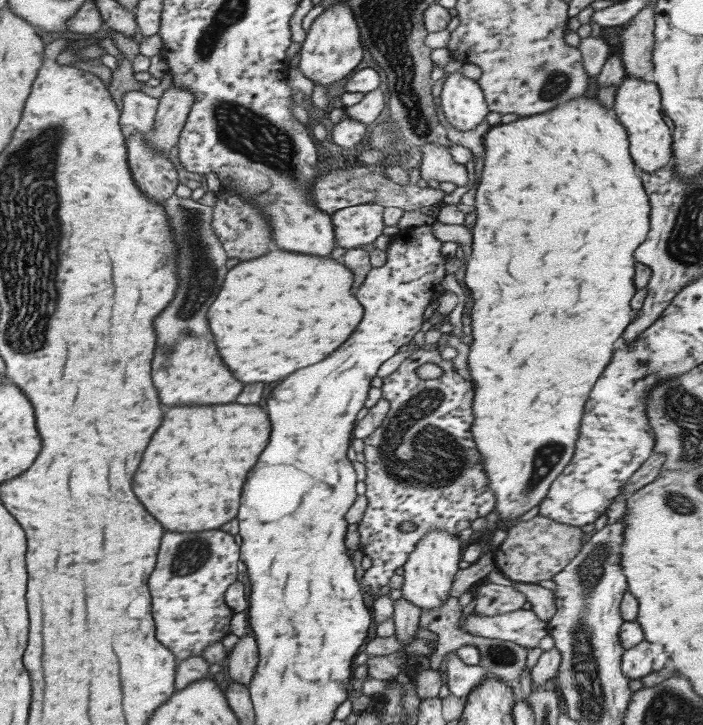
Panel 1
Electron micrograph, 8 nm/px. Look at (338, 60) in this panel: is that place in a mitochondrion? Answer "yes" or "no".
no

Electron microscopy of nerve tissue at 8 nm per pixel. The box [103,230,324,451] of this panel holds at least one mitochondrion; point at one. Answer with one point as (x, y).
(166, 254)

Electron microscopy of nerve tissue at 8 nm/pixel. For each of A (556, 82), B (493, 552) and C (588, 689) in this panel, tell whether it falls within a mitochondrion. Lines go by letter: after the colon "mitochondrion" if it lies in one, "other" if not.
A: mitochondrion
B: other
C: mitochondrion

